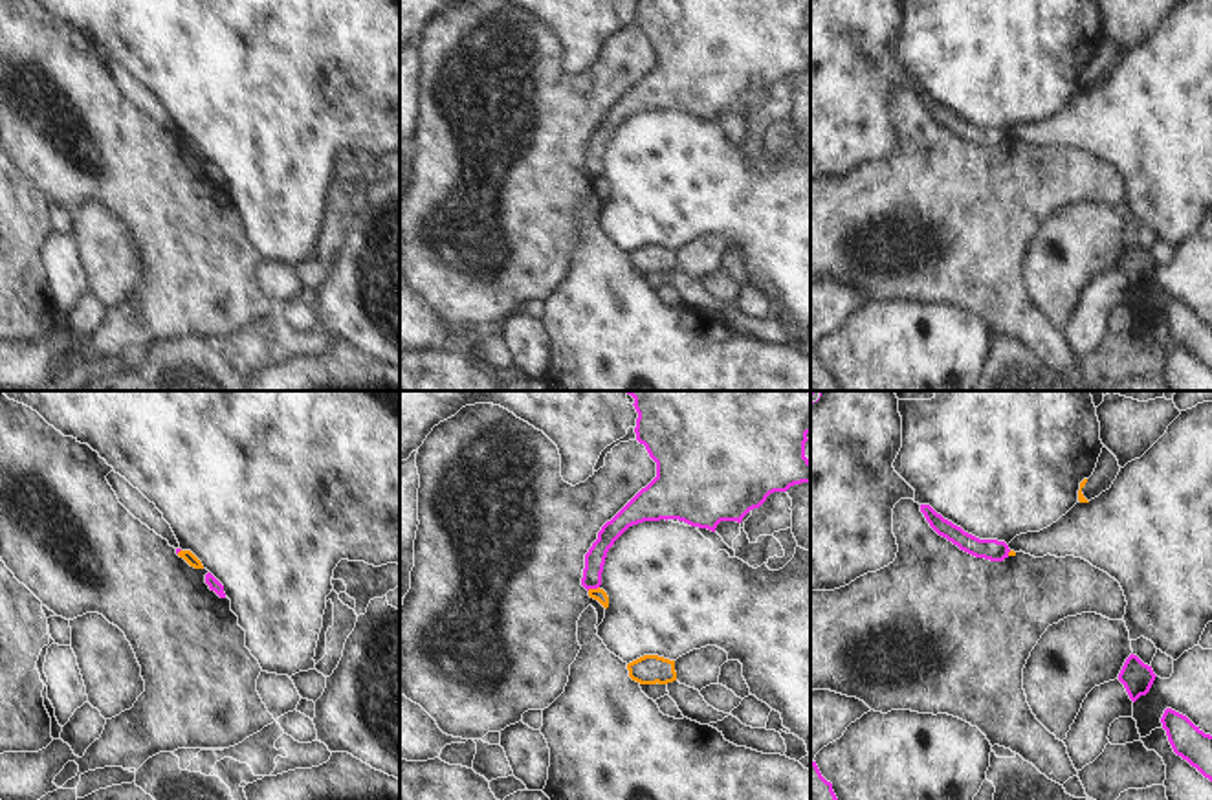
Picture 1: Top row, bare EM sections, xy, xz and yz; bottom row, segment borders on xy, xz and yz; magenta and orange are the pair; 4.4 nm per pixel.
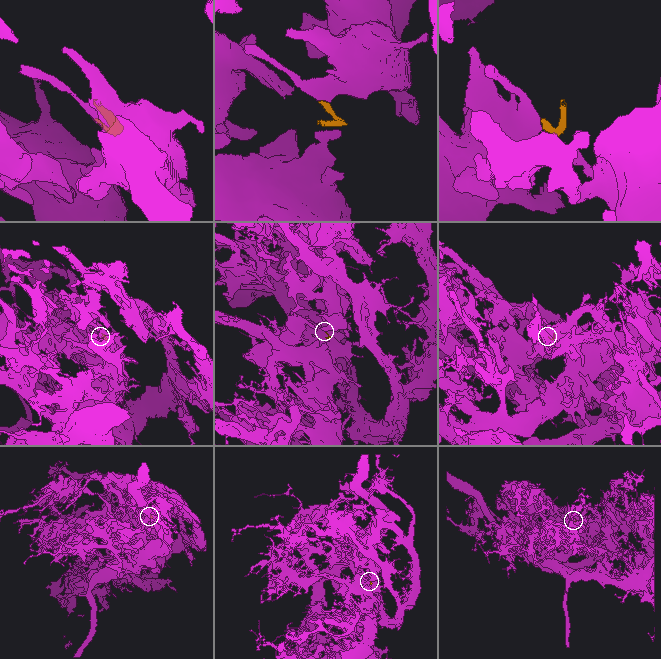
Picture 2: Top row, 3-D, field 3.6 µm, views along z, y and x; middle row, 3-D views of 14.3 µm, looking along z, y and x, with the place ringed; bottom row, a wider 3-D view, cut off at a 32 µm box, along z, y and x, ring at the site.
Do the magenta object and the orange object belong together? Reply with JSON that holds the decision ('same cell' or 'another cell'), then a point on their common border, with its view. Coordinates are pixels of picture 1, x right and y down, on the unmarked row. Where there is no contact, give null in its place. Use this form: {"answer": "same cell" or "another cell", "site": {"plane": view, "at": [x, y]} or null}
{"answer": "another cell", "site": {"plane": "xz", "at": [593, 177]}}

